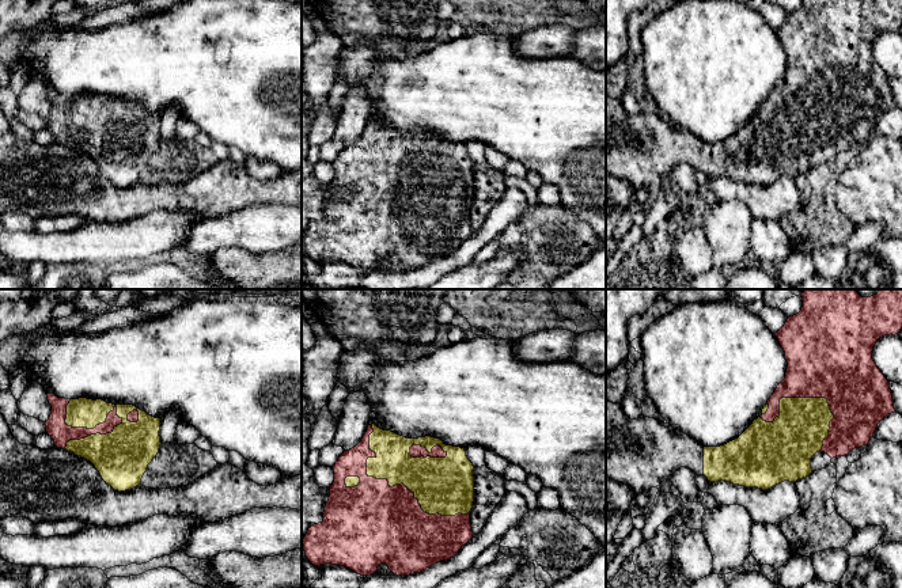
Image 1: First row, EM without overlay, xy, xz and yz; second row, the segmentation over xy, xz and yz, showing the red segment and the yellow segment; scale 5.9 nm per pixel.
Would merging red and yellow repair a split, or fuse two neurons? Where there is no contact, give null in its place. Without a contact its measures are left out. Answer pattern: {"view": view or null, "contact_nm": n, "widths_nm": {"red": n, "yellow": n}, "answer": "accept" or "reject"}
{"view": "xz", "contact_nm": 800, "widths_nm": {"red": 480, "yellow": 300}, "answer": "accept"}

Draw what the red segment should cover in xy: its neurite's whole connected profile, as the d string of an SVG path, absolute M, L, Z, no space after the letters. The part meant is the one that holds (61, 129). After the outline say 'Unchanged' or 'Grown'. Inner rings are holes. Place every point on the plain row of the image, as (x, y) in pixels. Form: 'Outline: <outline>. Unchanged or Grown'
Outline: M46 91L52 100L46 128L57 144L90 156L114 186L140 182L162 140L160 114L133 100Z. Grown

